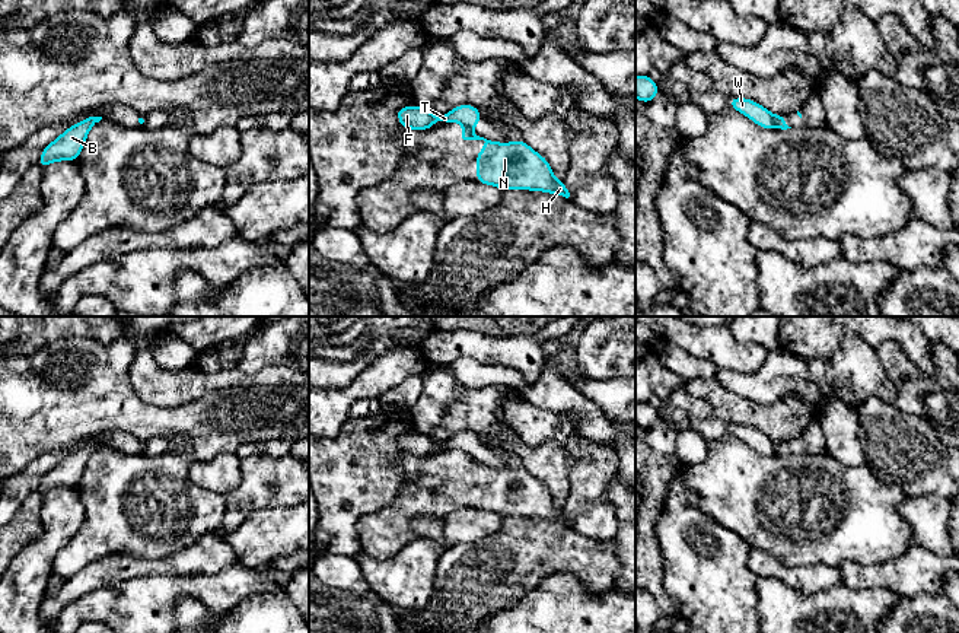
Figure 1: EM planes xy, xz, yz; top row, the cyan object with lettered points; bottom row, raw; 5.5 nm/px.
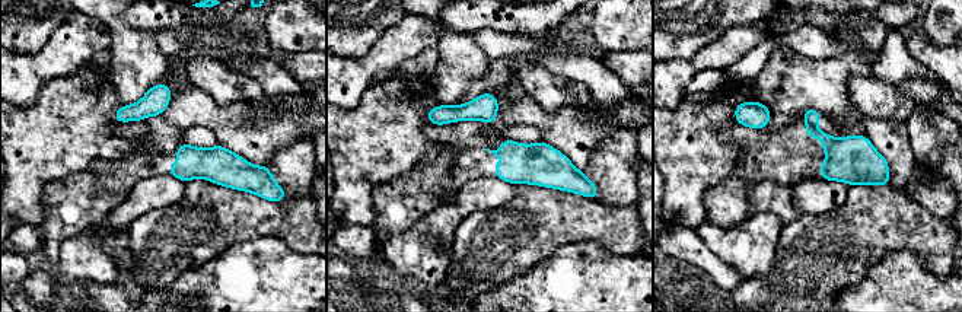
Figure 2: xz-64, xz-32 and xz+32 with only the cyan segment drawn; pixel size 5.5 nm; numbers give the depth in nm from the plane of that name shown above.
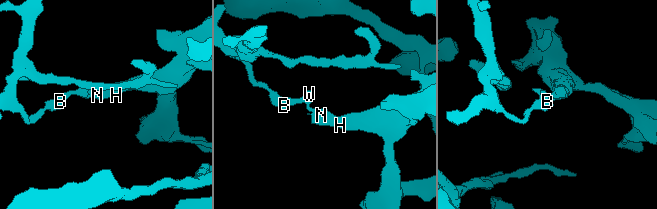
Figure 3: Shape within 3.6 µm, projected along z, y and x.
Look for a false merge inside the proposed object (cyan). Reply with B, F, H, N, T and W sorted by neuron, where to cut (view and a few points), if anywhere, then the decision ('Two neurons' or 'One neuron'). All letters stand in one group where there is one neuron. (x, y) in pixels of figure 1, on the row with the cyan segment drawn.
Groups: B F H N T W. No split. One neuron

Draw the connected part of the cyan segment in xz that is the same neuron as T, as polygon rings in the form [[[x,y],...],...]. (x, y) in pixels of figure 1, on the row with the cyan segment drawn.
[[[415,105],[398,109],[396,115],[404,128],[412,130],[428,130],[436,121],[458,121],[463,125],[463,140],[484,140],[485,147],[474,156],[478,162],[478,182],[496,185],[501,190],[533,190],[570,197],[564,182],[557,181],[552,175],[548,160],[523,140],[496,143],[477,136],[472,130],[482,115],[474,105],[459,105],[442,117]]]

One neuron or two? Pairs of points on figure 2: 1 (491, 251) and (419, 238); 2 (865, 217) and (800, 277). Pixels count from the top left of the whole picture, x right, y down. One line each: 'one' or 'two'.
1: two
2: one

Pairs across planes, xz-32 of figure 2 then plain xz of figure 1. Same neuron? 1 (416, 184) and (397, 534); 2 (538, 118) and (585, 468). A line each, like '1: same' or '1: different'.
1: same
2: different

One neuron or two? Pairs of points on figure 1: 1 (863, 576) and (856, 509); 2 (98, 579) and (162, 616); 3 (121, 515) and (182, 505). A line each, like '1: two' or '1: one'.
1: two
2: two
3: one

